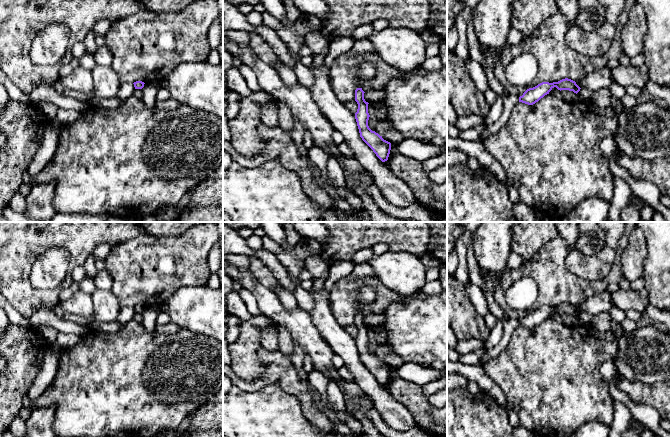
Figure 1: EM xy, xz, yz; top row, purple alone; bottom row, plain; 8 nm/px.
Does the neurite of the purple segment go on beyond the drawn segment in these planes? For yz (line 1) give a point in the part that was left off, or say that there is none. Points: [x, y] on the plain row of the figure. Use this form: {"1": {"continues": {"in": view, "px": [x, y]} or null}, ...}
{"1": {"continues": null}}

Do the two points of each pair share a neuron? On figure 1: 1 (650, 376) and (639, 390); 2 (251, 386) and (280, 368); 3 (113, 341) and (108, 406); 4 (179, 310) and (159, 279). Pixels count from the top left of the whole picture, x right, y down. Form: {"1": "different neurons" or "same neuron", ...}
{"1": "different neurons", "2": "same neuron", "3": "same neuron", "4": "different neurons"}

